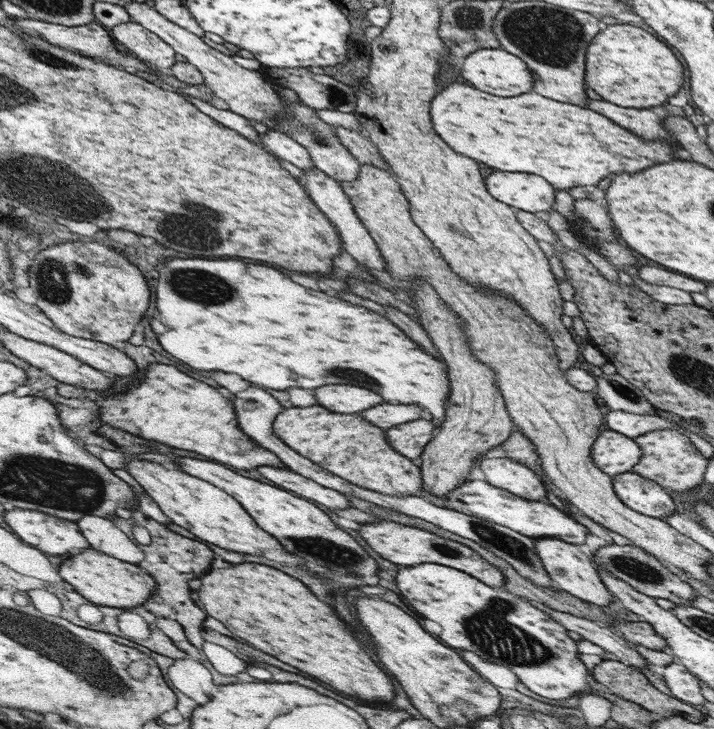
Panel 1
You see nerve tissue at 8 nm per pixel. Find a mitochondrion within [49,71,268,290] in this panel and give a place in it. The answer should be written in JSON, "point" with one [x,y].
{"point":[194,227]}

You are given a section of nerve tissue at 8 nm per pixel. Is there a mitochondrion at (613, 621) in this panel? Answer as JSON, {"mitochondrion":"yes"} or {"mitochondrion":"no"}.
{"mitochondrion":"no"}

